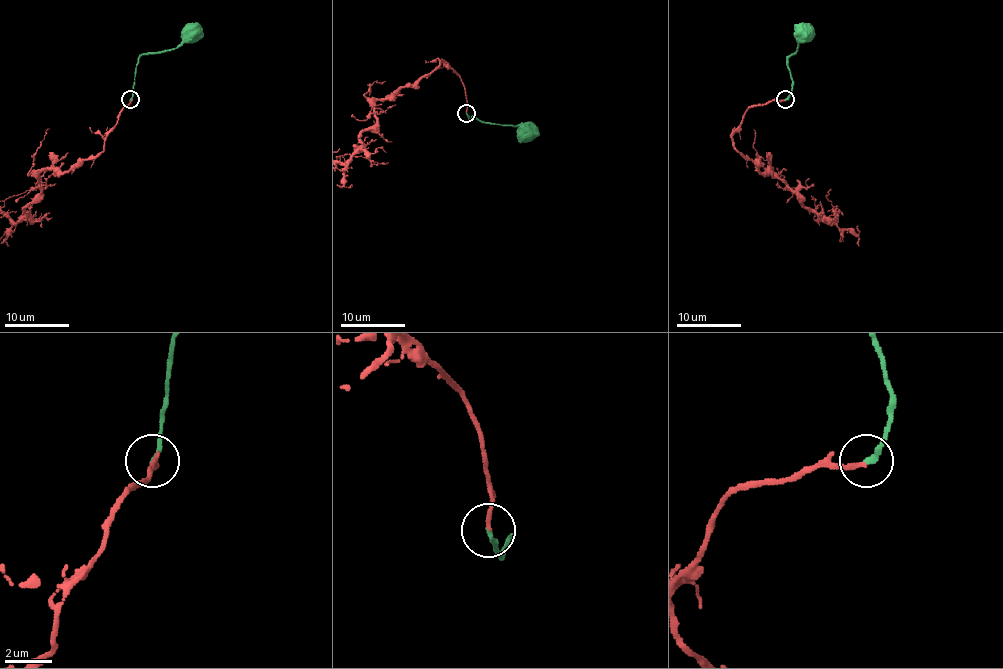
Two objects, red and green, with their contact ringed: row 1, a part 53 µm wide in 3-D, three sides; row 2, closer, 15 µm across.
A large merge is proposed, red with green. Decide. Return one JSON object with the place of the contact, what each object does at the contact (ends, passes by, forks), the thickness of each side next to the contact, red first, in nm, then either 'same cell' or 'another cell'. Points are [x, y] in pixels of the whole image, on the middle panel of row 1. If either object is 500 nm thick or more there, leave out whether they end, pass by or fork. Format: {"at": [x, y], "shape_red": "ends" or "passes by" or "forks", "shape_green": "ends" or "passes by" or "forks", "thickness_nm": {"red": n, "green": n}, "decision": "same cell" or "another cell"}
{"at": [466, 113], "shape_red": "ends", "shape_green": "ends", "thickness_nm": {"red": 190, "green": 220}, "decision": "same cell"}

